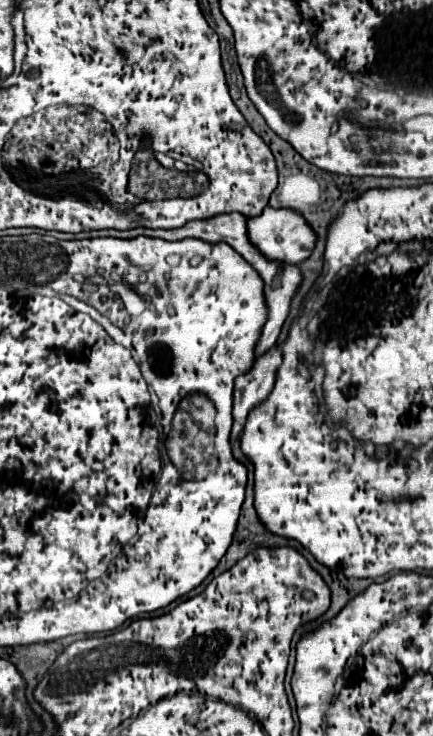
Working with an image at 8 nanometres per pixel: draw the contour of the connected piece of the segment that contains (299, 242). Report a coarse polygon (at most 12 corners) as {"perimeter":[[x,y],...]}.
{"perimeter":[[266,206],[248,238],[272,260],[304,262],[314,228],[292,208]]}

